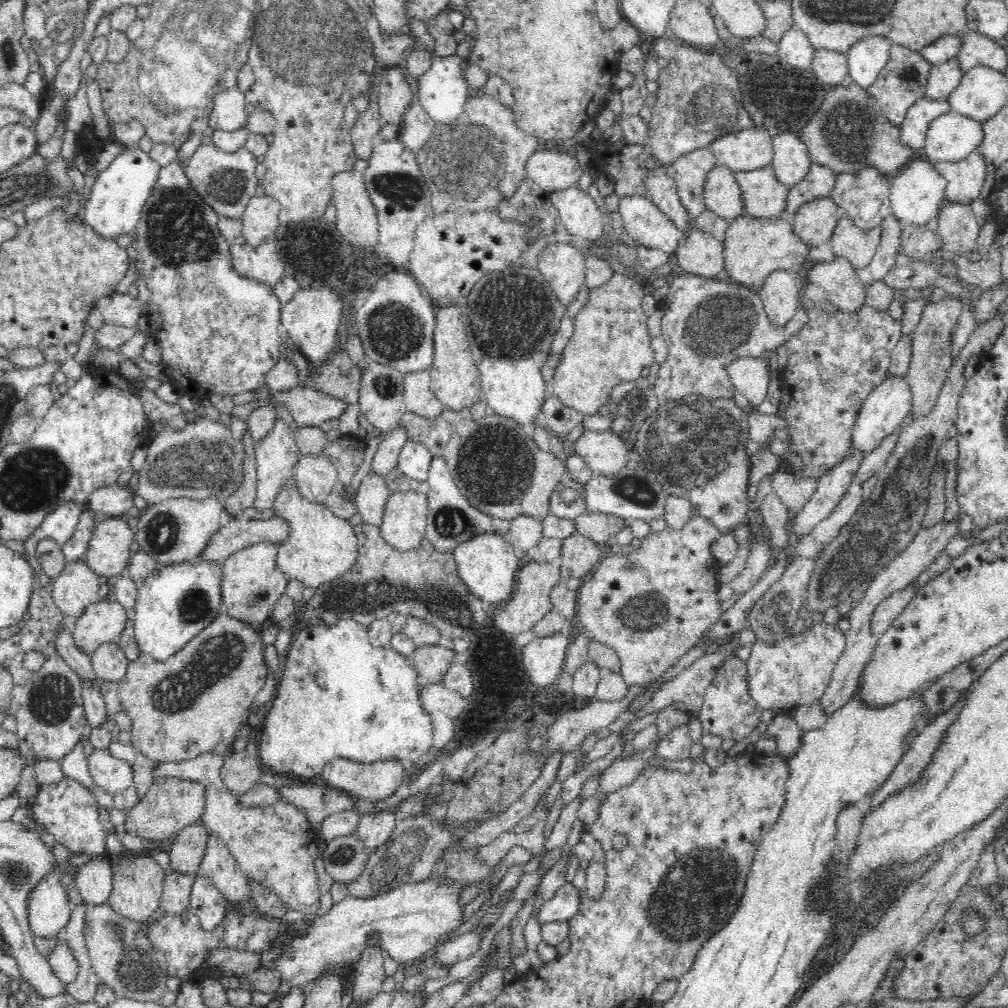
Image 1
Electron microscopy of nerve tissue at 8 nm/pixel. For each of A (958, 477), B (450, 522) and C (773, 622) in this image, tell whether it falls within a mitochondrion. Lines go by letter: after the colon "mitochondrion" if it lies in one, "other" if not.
A: other
B: mitochondrion
C: mitochondrion

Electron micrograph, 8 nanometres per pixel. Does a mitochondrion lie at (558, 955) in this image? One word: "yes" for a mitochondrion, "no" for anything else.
no

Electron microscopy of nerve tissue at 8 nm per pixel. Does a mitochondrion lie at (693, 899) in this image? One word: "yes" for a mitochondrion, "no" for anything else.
yes

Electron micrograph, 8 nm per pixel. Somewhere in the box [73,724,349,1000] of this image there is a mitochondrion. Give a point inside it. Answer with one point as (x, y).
(135, 968)

